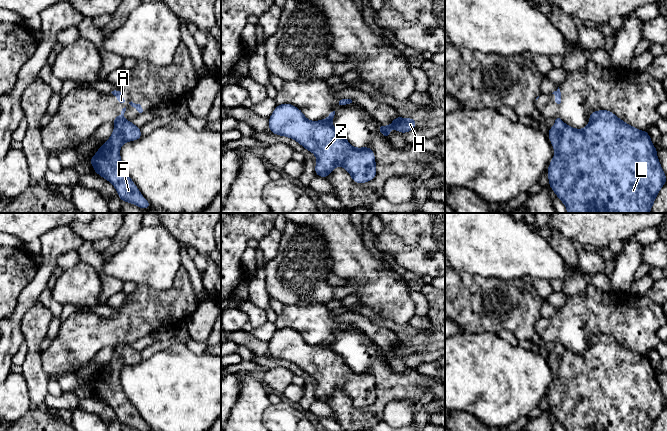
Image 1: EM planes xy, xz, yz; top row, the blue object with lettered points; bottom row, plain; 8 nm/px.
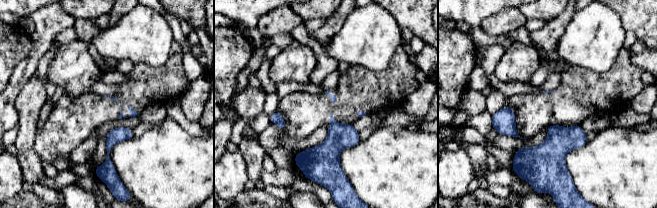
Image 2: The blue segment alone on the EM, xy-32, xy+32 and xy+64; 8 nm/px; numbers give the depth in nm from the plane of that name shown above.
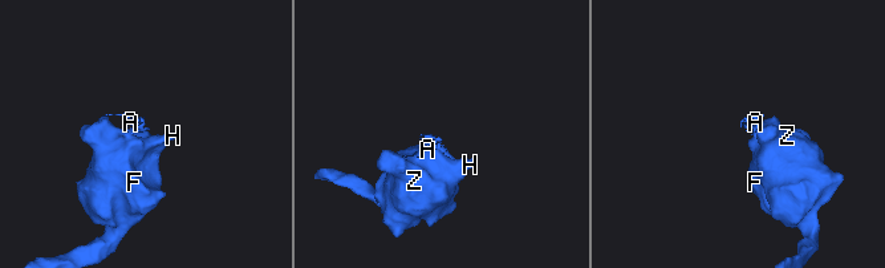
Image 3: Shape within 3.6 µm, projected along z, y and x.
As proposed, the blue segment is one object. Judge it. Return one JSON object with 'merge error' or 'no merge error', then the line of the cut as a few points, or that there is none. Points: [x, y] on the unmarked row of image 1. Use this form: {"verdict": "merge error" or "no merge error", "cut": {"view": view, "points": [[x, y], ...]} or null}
{"verdict": "merge error", "cut": {"view": "xy", "points": [[123, 342], [114, 345]]}}

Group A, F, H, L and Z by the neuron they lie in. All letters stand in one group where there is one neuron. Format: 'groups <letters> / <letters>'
groups A / F H L Z

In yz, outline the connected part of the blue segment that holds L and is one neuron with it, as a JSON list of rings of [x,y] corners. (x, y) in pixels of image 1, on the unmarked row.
[[[608,334],[593,335],[588,349],[575,353],[555,344],[548,361],[554,372],[547,398],[549,410],[565,431],[652,431],[660,413],[667,406],[648,355],[641,355]]]

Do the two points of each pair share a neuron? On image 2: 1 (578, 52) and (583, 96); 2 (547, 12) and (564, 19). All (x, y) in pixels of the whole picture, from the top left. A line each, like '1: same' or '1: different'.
1: different
2: different

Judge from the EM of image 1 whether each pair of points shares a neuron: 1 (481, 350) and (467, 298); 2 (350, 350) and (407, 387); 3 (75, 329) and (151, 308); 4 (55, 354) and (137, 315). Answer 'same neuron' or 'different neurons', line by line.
1: different neurons
2: same neuron
3: same neuron
4: same neuron

